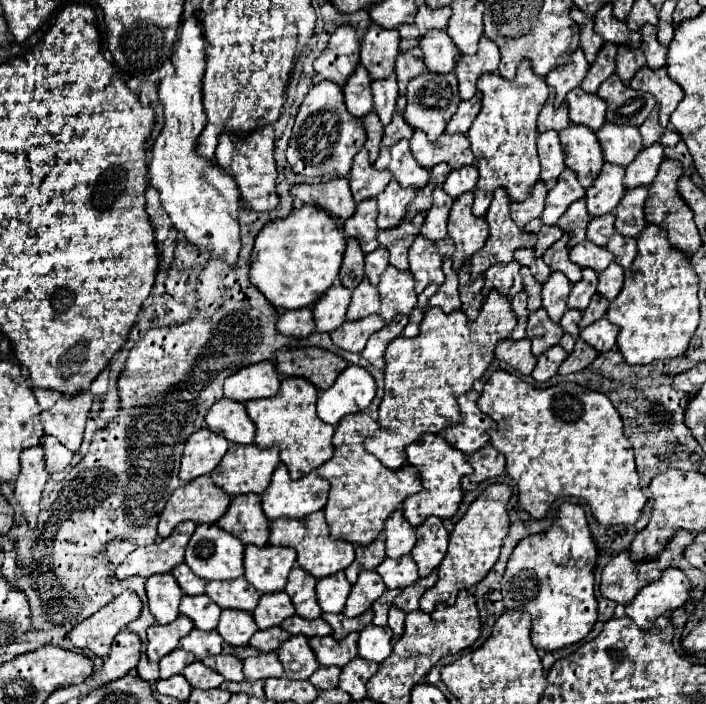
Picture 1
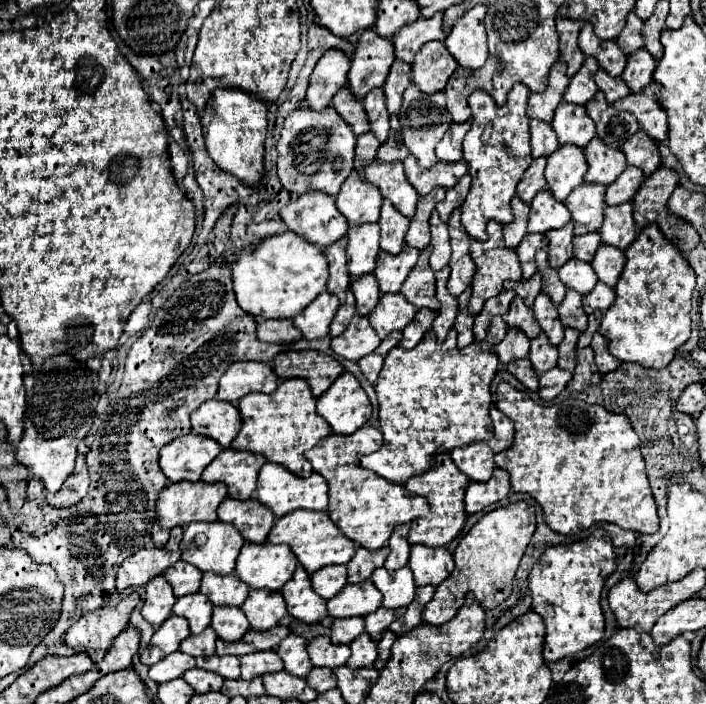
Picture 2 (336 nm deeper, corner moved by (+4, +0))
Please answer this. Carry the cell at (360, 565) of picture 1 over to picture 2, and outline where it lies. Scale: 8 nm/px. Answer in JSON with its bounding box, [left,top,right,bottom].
[346,547,390,583]

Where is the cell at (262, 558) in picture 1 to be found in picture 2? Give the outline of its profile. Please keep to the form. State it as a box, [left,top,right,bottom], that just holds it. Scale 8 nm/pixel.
[236,543,298,589]

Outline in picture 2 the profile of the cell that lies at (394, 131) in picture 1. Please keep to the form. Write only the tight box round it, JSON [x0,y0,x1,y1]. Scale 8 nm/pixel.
[378,117,408,163]

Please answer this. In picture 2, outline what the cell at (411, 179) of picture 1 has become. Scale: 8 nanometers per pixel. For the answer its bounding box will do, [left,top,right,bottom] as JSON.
[364,161,418,219]

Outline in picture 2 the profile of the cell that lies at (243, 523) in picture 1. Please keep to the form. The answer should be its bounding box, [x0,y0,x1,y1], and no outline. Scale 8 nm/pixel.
[218,497,276,543]

